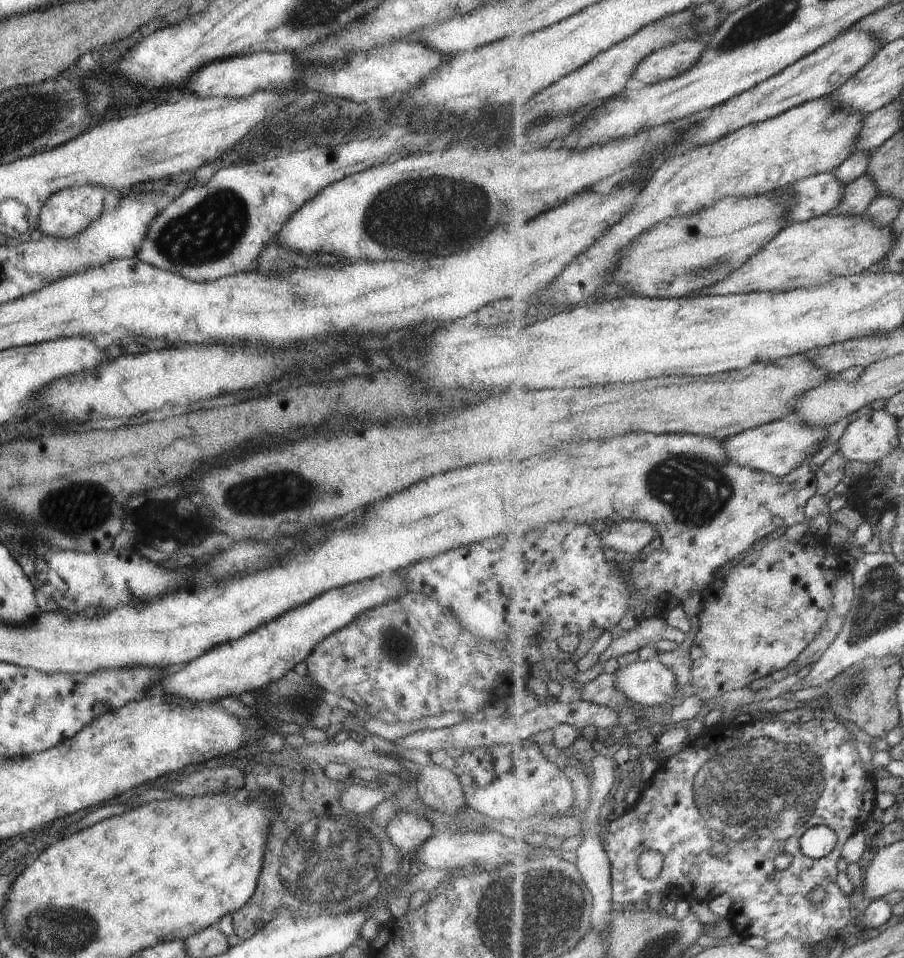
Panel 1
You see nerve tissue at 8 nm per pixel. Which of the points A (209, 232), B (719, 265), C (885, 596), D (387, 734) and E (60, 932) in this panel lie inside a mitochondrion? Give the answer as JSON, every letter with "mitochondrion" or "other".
{"A":"mitochondrion","B":"mitochondrion","C":"mitochondrion","D":"other","E":"mitochondrion"}

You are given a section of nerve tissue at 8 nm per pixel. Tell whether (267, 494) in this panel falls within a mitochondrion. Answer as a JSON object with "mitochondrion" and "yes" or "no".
{"mitochondrion":"yes"}

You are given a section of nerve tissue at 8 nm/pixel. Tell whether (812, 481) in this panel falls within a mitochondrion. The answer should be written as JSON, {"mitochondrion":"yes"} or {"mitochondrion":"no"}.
{"mitochondrion":"no"}

